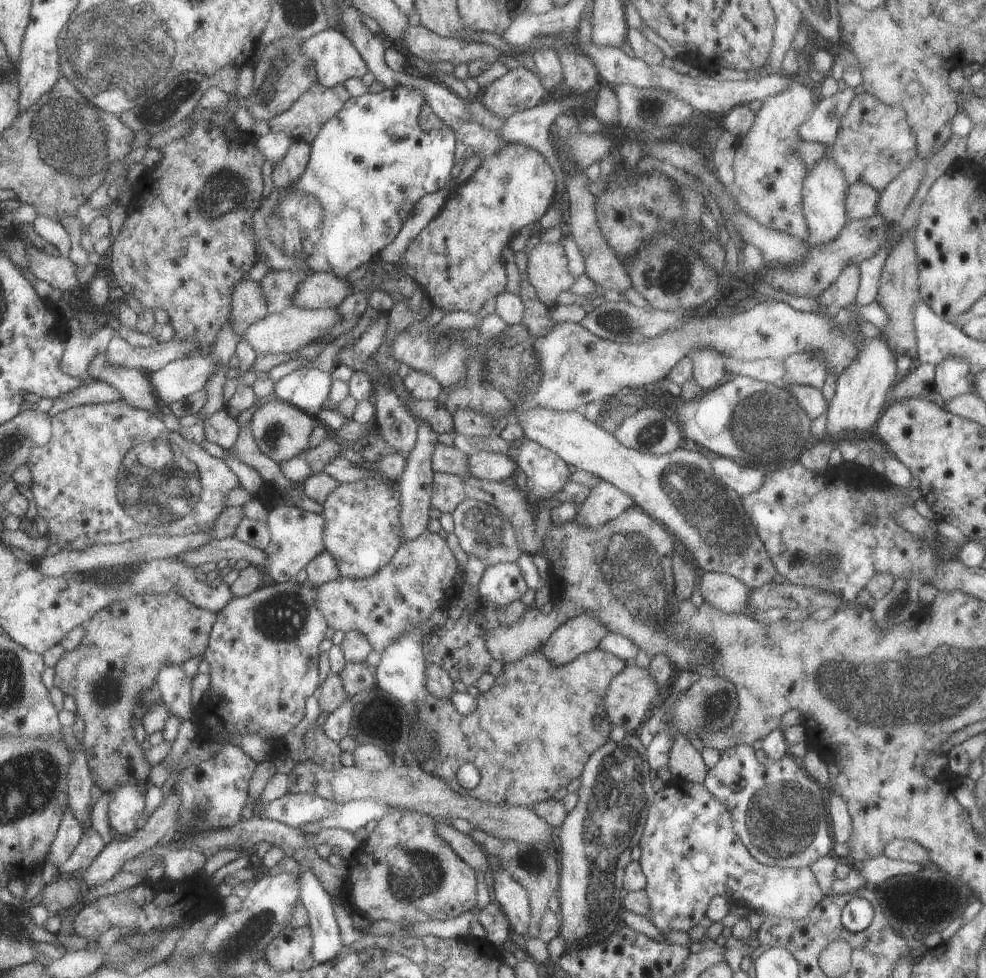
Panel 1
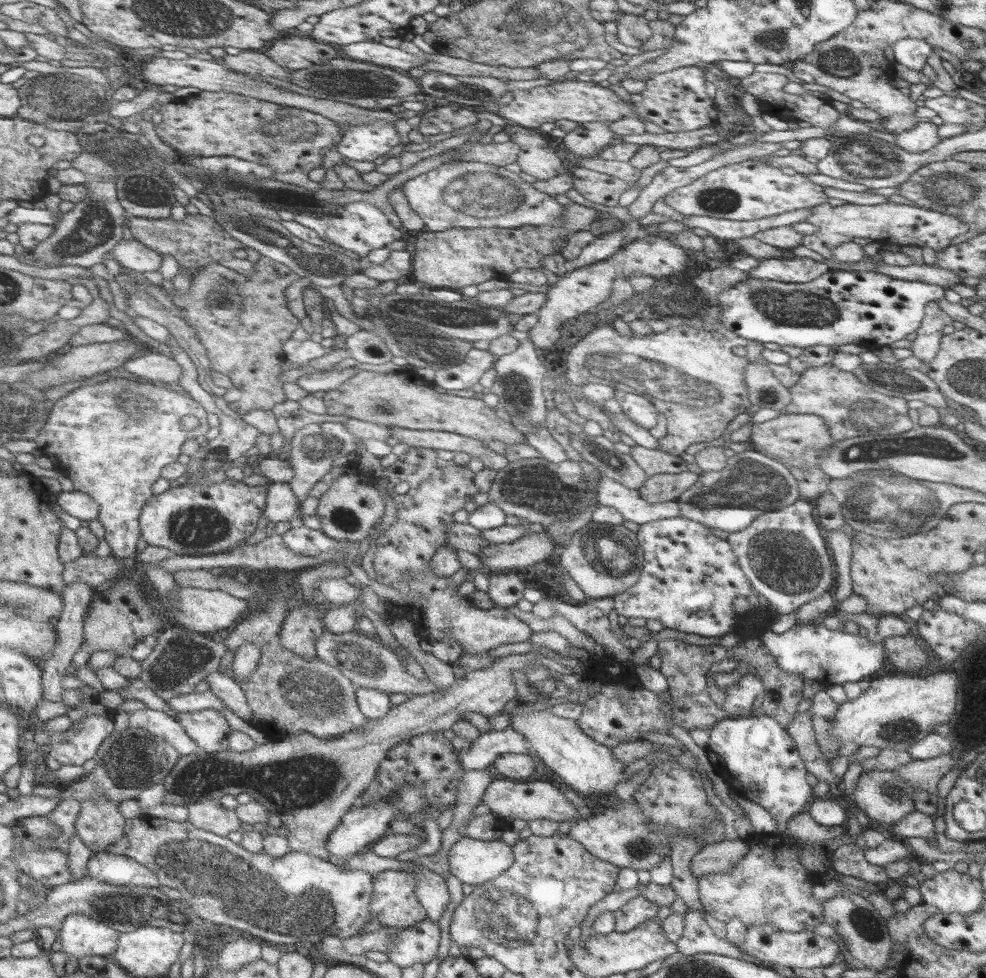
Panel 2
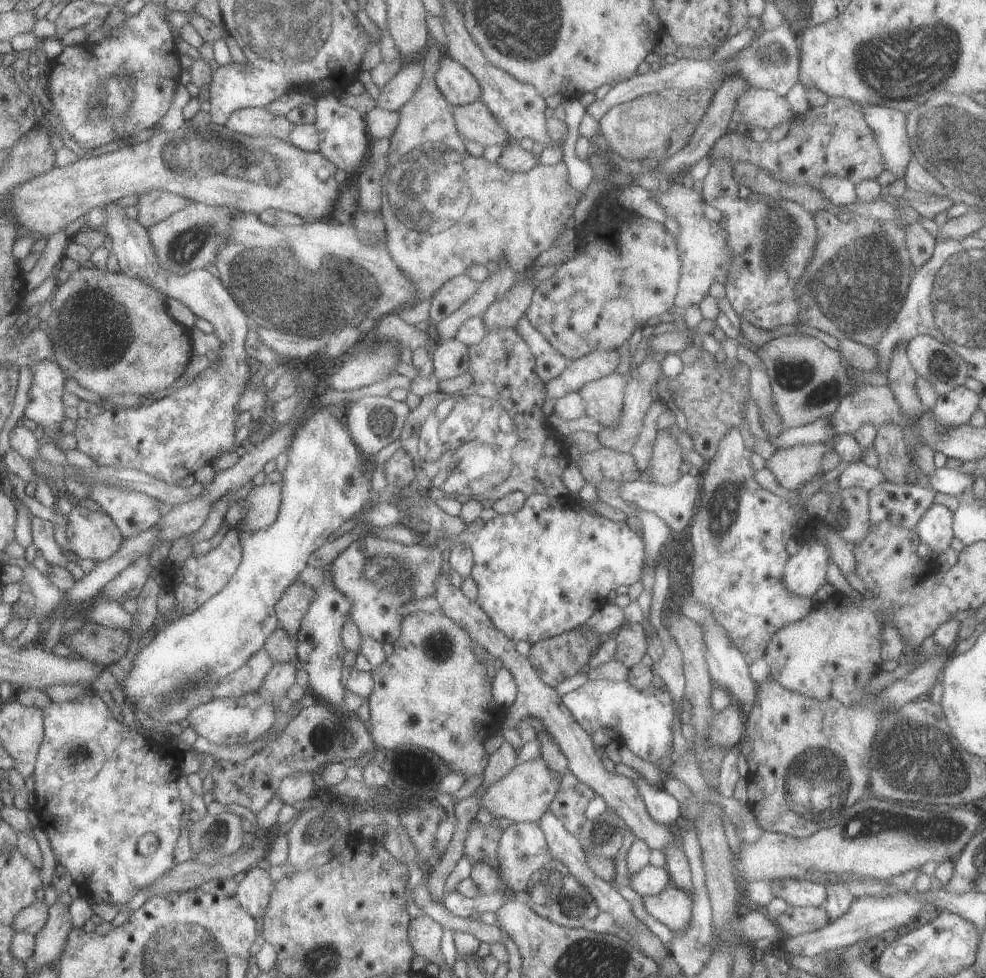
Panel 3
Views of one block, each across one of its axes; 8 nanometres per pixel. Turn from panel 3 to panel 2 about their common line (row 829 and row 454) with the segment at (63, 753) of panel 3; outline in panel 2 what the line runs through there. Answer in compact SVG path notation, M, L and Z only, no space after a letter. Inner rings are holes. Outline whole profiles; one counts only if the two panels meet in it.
M110 378L99 384L95 381L90 382L58 400L36 441L44 455L65 471L65 475L74 482L78 491L90 494L101 504L99 520L107 529L106 540L112 545L114 556L133 561L137 554L136 545L140 540L140 518L145 504L152 496L152 484L160 478L160 472L166 464L178 460L180 446L186 440L196 439L206 432L206 412L196 400L186 398L185 395L180 396L178 393L174 394L166 390L165 386L154 388L138 384L138 380ZM186 416L198 418L188 432L182 430L182 418Z

